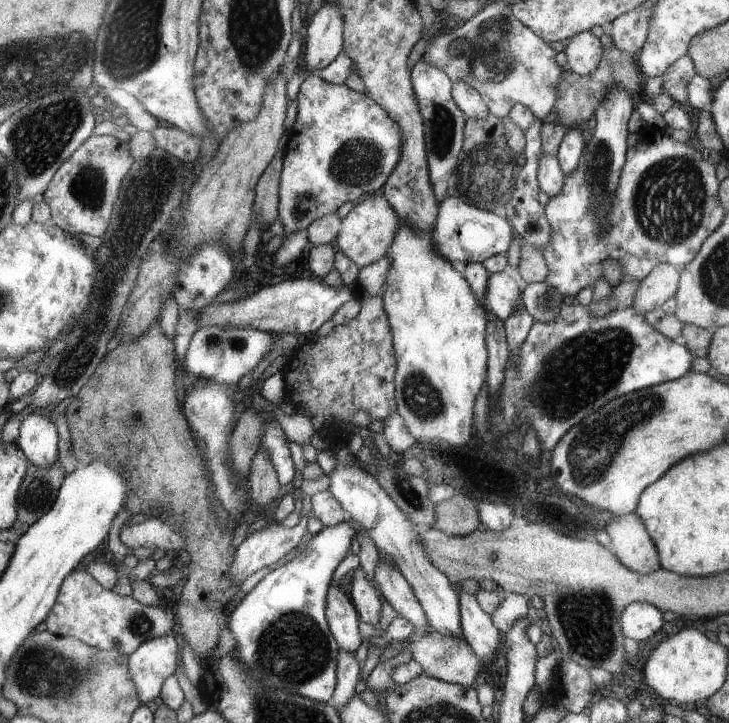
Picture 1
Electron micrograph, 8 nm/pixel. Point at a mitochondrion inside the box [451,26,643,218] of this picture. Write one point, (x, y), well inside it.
(486, 174)

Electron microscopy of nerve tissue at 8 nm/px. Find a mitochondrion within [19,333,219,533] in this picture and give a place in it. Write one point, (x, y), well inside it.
(66, 373)

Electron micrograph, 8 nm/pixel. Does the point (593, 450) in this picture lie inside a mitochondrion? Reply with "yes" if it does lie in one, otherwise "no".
yes

